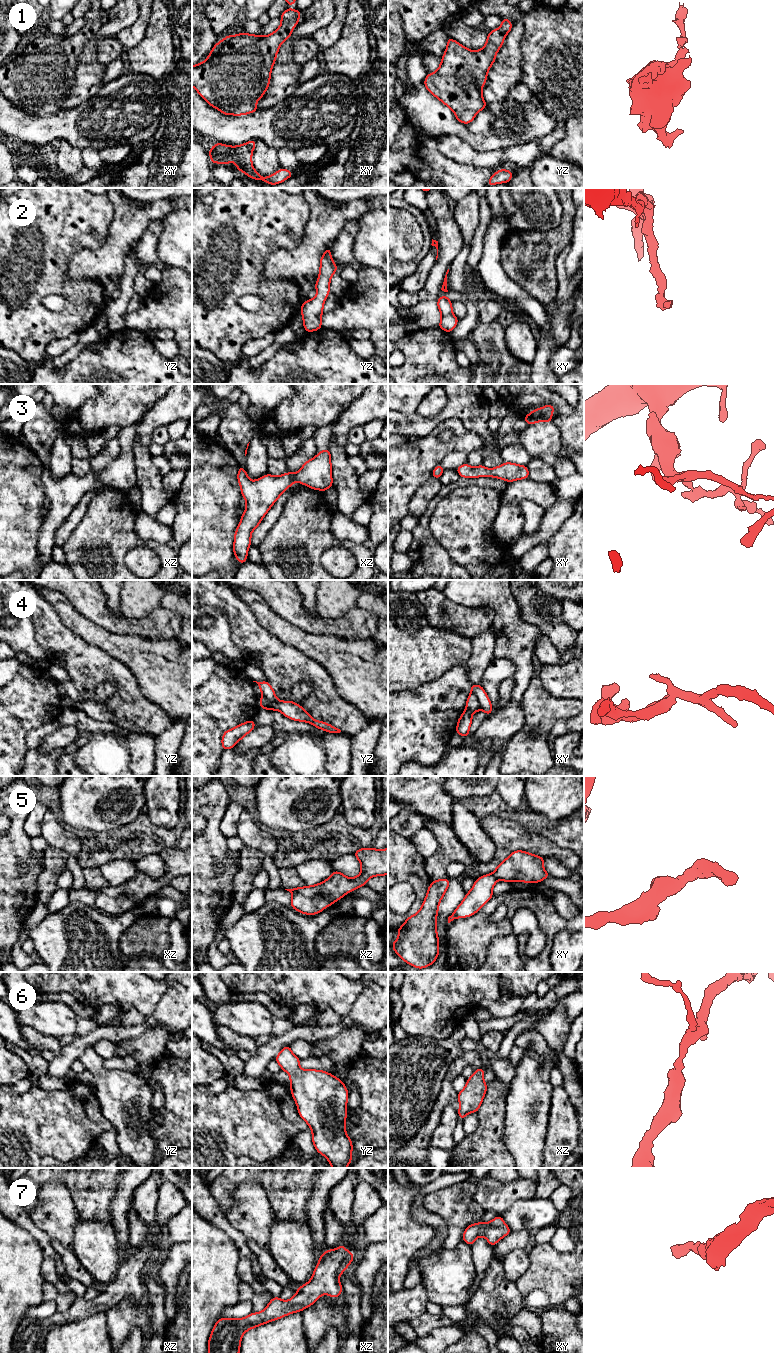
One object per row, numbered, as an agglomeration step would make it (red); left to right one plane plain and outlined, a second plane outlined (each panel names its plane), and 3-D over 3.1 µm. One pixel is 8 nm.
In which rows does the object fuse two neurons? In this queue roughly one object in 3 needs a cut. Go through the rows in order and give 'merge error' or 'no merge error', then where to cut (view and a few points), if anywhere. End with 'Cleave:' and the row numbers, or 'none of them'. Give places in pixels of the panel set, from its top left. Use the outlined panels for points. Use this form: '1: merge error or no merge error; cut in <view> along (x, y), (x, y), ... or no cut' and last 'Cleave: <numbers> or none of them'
1: no merge error; no cut
2: no merge error; no cut
3: no merge error; no cut
4: merge error; cut in xy along (471, 692), (476, 696), (480, 708)
5: no merge error; no cut
6: no merge error; no cut
7: no merge error; no cut
Cleave: 4

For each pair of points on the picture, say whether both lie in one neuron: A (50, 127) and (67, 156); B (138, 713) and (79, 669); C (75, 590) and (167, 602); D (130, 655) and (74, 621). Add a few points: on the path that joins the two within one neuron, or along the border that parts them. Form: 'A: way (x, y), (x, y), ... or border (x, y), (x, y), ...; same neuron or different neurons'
A: border (61, 139), (81, 150); different neurons
B: way (128, 695), (127, 690), (106, 669), (97, 669); same neuron
C: border (160, 605), (172, 610), (180, 617); different neurons
D: way (116, 645), (88, 631); same neuron

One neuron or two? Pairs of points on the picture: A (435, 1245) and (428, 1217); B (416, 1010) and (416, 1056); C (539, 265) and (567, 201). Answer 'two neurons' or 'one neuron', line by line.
A: one neuron
B: two neurons
C: one neuron

